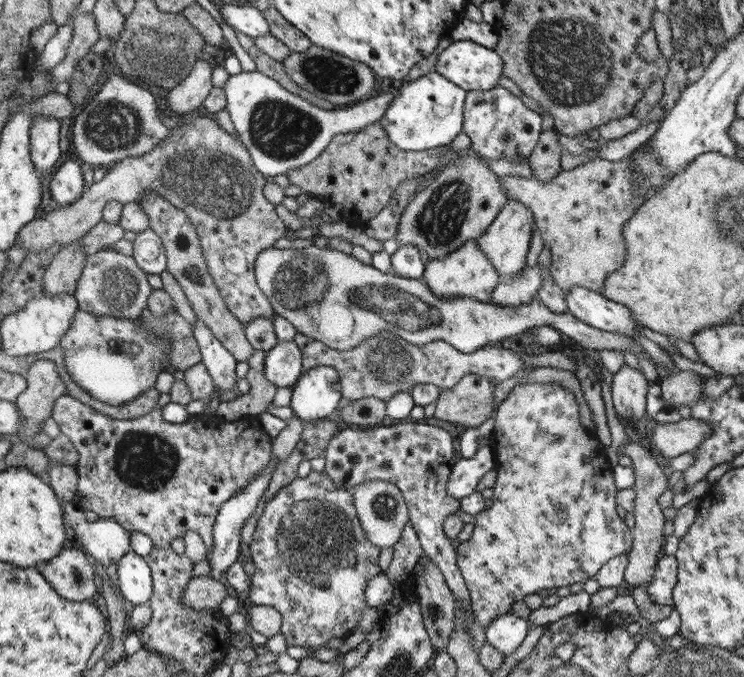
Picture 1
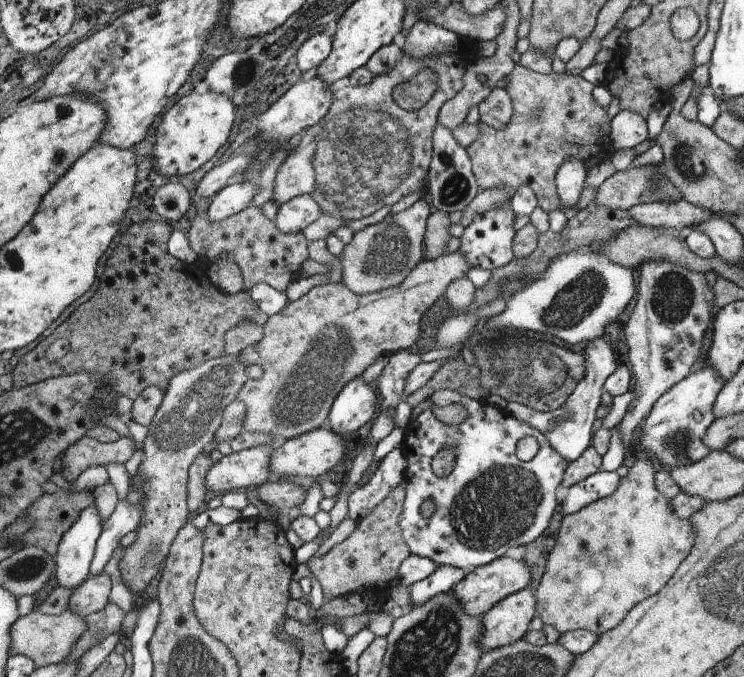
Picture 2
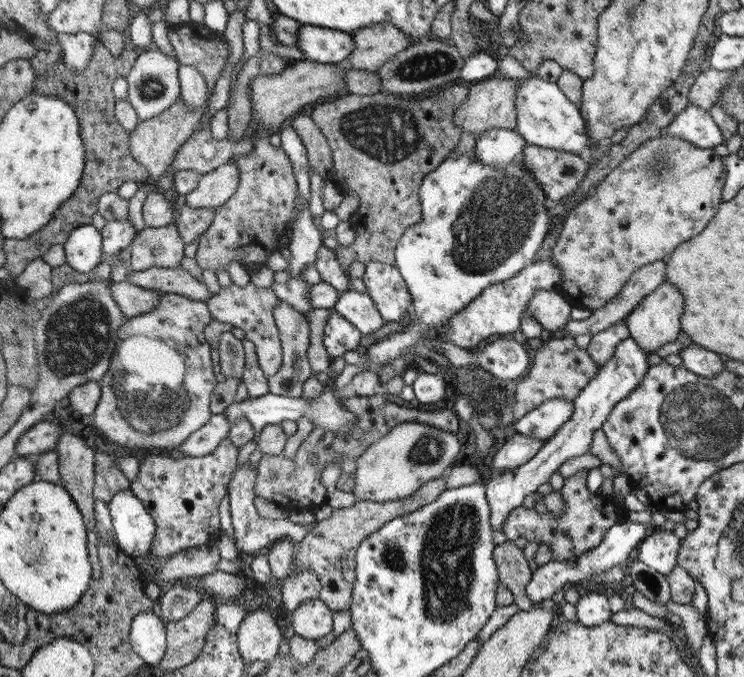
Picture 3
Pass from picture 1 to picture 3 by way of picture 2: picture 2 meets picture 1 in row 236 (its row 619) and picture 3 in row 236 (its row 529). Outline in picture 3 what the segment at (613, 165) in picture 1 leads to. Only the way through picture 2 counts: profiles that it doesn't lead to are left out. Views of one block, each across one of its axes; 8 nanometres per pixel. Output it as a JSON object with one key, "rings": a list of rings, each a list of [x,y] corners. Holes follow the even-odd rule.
{"rings":[[[649,140],[633,150],[613,172],[609,172],[599,182],[595,194],[577,204],[565,218],[559,240],[549,252],[563,274],[563,288],[559,294],[571,304],[571,308],[583,306],[591,312],[603,308],[621,292],[631,274],[635,274],[645,264],[669,256],[685,240],[699,236],[719,210],[717,206],[721,204],[721,190],[725,186],[723,170],[723,158],[685,140],[673,140],[671,144],[665,144],[663,140]]]}

